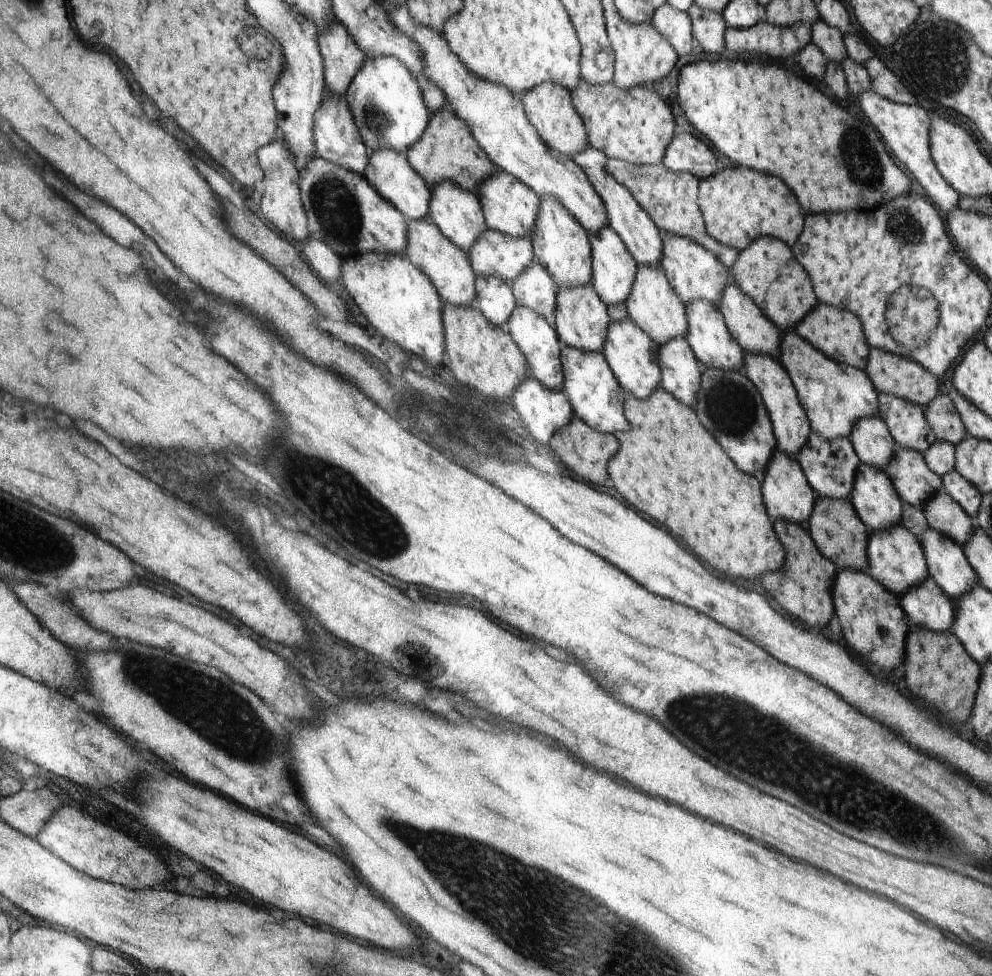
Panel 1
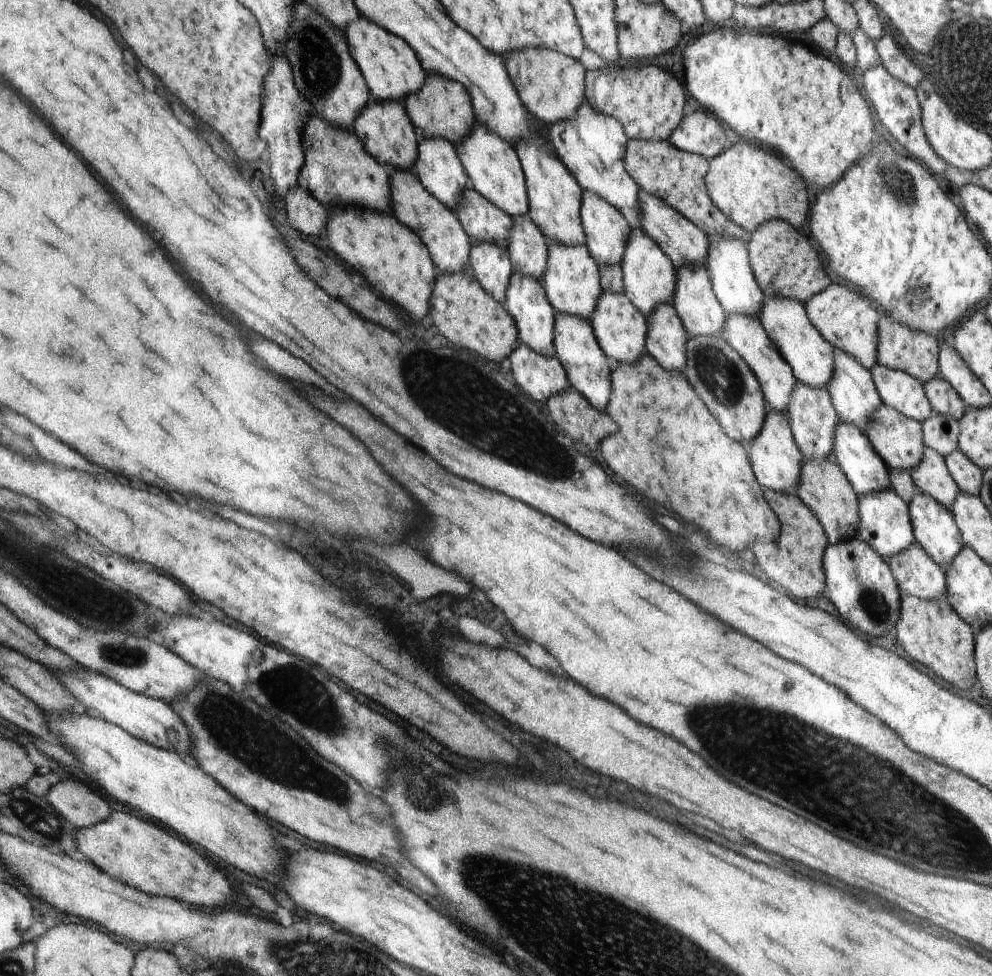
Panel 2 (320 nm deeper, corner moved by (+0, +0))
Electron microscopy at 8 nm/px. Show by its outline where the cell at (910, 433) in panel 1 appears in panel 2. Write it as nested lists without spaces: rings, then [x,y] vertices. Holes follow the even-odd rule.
[[[878,362],[870,372],[882,403],[918,422],[924,422],[932,414],[923,384],[917,378]]]

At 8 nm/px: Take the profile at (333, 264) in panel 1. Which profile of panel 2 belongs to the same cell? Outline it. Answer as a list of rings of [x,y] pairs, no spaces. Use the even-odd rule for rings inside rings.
[[[303,183],[294,185],[290,194],[286,194],[284,202],[288,208],[288,222],[296,230],[302,230],[306,236],[325,235],[331,212],[310,194]]]

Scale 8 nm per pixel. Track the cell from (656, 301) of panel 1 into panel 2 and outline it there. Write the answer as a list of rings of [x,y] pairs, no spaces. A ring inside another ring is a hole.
[[[640,227],[632,229],[622,260],[623,293],[648,318],[656,306],[663,302],[671,302],[677,286],[677,268],[672,259],[663,251],[660,244],[646,234]]]

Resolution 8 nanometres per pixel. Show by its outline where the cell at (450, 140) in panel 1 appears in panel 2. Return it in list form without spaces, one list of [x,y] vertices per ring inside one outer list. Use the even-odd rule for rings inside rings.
[[[430,73],[422,88],[417,93],[406,96],[403,103],[409,118],[414,121],[414,126],[423,132],[424,137],[445,138],[457,146],[472,134],[475,113],[472,112],[472,96],[459,82]]]

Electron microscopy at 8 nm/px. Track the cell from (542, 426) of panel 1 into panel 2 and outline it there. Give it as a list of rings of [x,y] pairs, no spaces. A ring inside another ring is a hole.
[[[519,342],[508,360],[511,373],[517,378],[517,385],[531,399],[546,402],[554,395],[570,389],[568,372],[554,354],[538,354],[538,351]]]

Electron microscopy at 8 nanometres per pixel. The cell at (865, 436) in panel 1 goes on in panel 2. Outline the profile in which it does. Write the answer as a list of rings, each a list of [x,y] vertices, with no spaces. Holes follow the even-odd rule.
[[[836,350],[836,378],[828,391],[840,422],[856,425],[862,432],[865,432],[869,416],[882,404],[870,369],[843,350]]]

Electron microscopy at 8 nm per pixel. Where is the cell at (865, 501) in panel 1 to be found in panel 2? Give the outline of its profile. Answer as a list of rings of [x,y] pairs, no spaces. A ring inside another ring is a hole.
[[[840,422],[836,430],[834,444],[834,461],[844,471],[846,478],[859,497],[890,487],[888,466],[882,457],[874,450],[870,440],[856,425]]]

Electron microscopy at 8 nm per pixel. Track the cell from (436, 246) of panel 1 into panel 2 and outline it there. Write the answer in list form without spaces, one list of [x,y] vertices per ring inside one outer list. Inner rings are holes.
[[[392,167],[391,173],[393,174],[391,194],[394,199],[394,210],[391,213],[421,237],[438,270],[443,274],[462,272],[464,264],[468,262],[468,254],[471,254],[470,240],[456,211],[450,210],[445,203],[441,203],[433,194],[430,194],[426,187],[422,186],[421,179],[411,169]]]

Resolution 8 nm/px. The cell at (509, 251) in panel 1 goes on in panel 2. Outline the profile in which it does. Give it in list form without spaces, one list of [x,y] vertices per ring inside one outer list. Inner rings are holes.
[[[471,186],[464,190],[462,200],[456,208],[456,215],[473,241],[482,244],[484,241],[508,246],[512,219],[505,210],[494,206]]]

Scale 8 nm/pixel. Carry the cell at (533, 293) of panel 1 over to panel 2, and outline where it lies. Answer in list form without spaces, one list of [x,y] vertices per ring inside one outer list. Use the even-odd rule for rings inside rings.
[[[529,213],[512,217],[512,230],[507,250],[516,271],[541,280],[546,270],[548,249],[543,232],[530,220]]]

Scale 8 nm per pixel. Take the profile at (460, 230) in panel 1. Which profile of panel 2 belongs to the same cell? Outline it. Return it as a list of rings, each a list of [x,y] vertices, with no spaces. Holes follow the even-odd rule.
[[[424,137],[419,146],[417,160],[411,169],[419,179],[422,186],[433,194],[441,203],[445,203],[452,211],[456,211],[464,190],[470,186],[470,178],[457,154],[456,146],[445,138]]]

